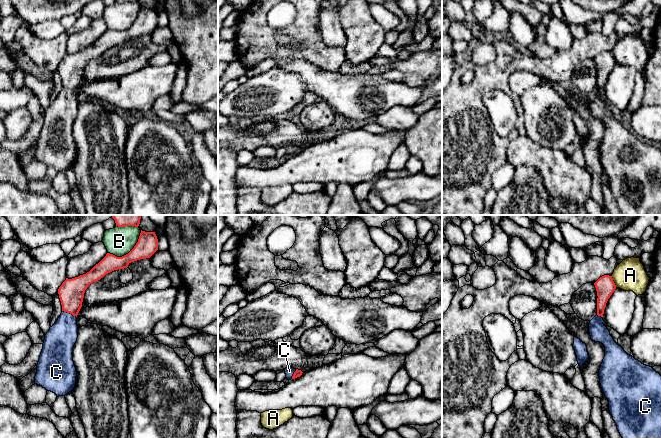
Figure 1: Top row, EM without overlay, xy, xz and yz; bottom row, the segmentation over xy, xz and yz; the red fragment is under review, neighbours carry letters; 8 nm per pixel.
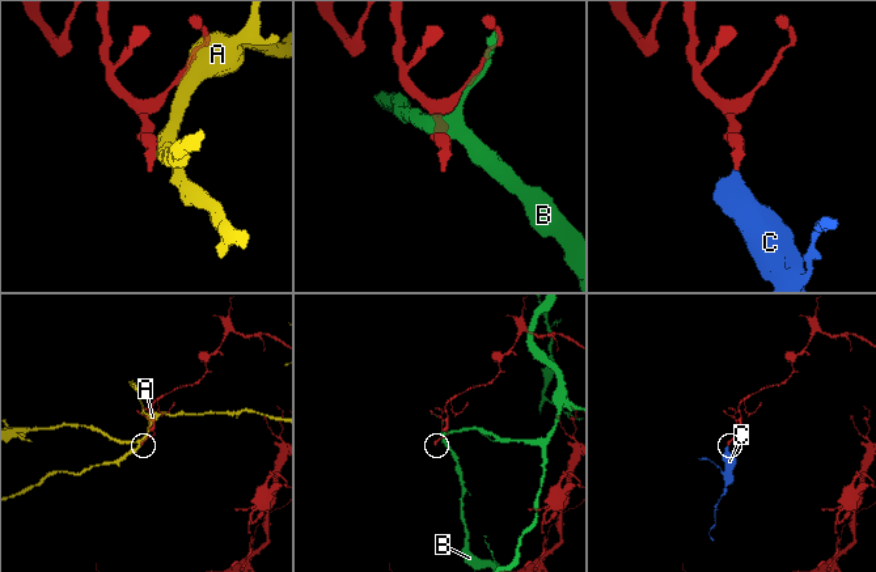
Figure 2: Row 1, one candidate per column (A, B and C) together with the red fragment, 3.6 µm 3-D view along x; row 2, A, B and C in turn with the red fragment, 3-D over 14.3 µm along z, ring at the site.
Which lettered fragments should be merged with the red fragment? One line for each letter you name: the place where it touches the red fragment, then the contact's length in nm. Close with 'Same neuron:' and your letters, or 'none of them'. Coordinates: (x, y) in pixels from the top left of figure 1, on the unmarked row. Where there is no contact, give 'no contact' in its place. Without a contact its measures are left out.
C: contact xy (69, 88); length 130 nm
Same neuron: C

